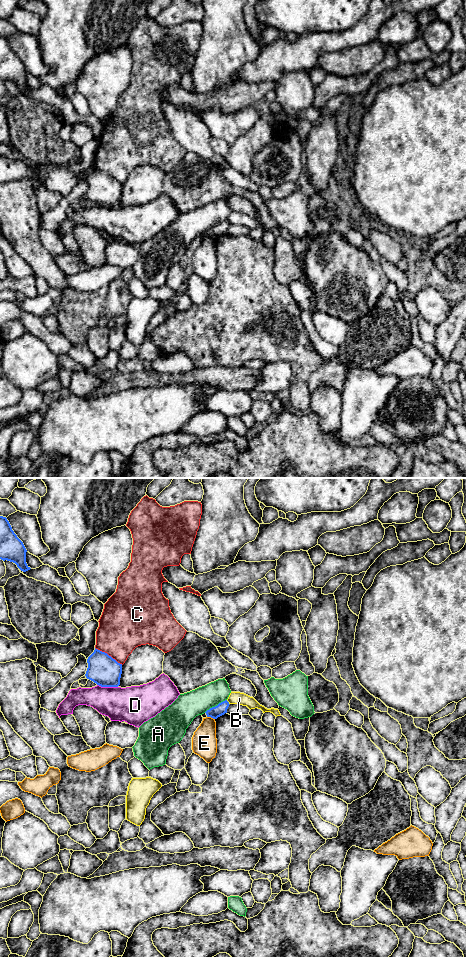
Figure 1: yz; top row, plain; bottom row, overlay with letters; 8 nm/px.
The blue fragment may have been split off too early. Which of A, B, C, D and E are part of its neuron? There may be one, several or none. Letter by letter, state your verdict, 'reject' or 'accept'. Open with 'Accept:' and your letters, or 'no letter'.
Accept: no letter
A: reject
B: reject
C: reject
D: reject
E: reject

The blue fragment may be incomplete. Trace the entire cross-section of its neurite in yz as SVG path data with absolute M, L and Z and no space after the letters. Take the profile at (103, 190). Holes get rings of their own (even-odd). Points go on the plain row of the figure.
M95 168L87 179L86 198L101 207L118 207L122 194L122 184L107 173Z

